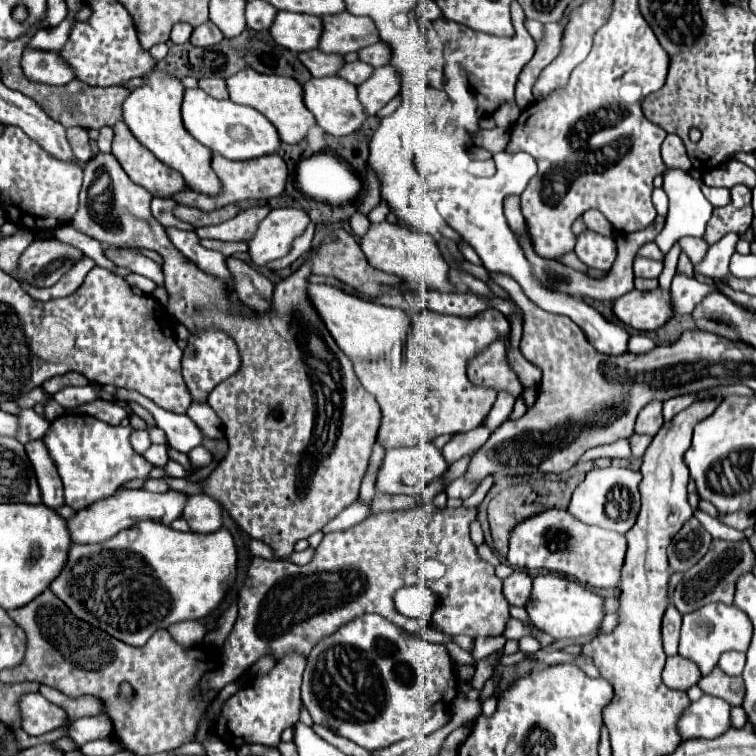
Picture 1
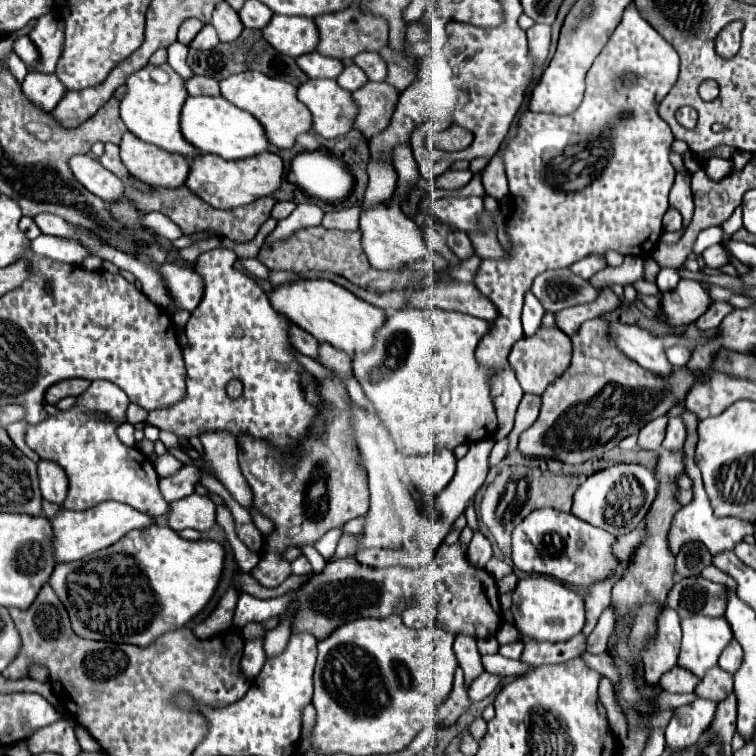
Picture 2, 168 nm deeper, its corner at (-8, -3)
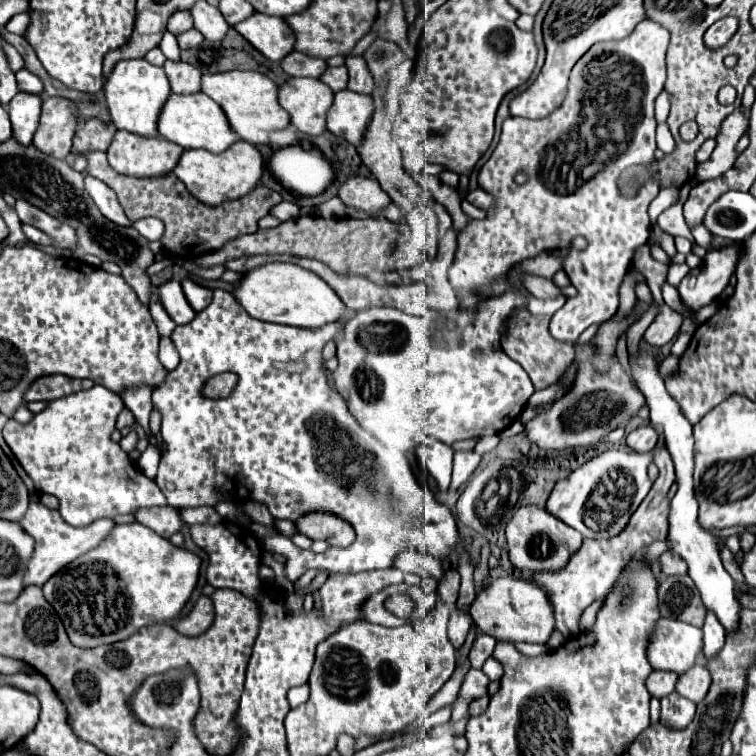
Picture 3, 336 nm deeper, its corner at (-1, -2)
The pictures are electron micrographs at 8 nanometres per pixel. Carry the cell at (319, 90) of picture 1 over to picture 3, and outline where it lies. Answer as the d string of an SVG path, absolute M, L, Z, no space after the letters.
M289 78L279 88L279 104L289 112L291 124L309 136L325 132L325 116L333 92L317 78Z

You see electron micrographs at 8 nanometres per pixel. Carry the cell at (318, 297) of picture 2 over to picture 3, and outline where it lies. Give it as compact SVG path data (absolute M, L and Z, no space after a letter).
M273 262L259 266L257 270L245 272L237 282L233 296L243 306L243 310L249 312L249 316L263 322L275 322L299 328L319 328L327 322L347 318L347 310L339 300L339 296L317 274L297 264Z

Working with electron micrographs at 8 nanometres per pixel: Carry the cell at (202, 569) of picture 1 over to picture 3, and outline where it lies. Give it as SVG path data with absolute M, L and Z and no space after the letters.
M137 522L119 524L109 532L109 538L77 558L69 566L69 570L63 568L53 578L49 578L49 582L43 586L43 594L63 620L71 642L79 648L95 648L101 644L125 640L143 626L173 620L181 612L183 604L189 600L197 584L199 566L201 560L193 552L173 546L153 530L147 530Z

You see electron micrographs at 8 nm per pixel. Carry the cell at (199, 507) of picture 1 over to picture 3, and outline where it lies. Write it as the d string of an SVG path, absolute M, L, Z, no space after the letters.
M171 506L141 508L141 510L137 510L137 514L135 514L135 522L147 526L149 530L153 530L155 534L159 534L159 536L163 536L163 538L173 536L173 534L179 532L181 526L183 526L183 520L181 520L177 508L171 508Z

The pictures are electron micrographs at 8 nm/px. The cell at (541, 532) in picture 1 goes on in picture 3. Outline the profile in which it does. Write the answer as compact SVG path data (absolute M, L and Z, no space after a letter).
M521 506L505 528L509 560L519 570L561 570L581 546L583 536L539 506Z

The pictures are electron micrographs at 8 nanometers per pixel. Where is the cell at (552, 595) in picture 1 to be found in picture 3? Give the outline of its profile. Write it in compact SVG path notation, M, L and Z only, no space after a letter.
M511 576L487 584L473 600L469 614L483 634L489 634L505 642L545 644L555 628L553 608L549 606L547 594L541 588L537 588L533 582L517 580Z

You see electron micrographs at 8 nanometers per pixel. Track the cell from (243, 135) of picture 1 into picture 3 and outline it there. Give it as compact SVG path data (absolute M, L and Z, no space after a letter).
M197 92L197 94L189 94L189 96L179 96L179 94L171 94L165 102L165 106L161 108L159 120L157 120L157 132L183 146L185 150L189 148L205 148L213 154L219 154L223 150L227 150L233 142L237 142L237 134L231 130L223 110L219 104L215 104L207 94Z

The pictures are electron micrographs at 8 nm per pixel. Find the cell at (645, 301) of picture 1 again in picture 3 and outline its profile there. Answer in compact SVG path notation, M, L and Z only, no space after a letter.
M731 244L719 250L709 250L701 266L693 268L681 282L679 294L689 310L697 310L715 302L729 284L737 258L741 256L741 244Z

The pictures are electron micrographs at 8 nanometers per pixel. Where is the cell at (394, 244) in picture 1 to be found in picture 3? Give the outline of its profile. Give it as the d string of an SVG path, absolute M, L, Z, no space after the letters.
M363 176L347 178L339 188L339 198L347 206L365 210L369 214L375 214L375 212L383 210L391 202L389 196L381 190L377 180L363 178Z

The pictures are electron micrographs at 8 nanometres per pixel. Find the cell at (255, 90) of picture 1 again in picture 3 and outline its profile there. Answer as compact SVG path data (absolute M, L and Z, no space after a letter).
M219 72L203 74L201 92L213 98L225 112L231 130L249 144L269 144L269 134L289 126L289 114L277 102L277 84L259 72Z

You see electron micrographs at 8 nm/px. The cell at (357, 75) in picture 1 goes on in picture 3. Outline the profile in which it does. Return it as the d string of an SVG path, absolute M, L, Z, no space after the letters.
M345 66L327 68L327 70L319 76L319 80L325 82L333 92L345 90L345 88L347 88L347 68L345 68Z

